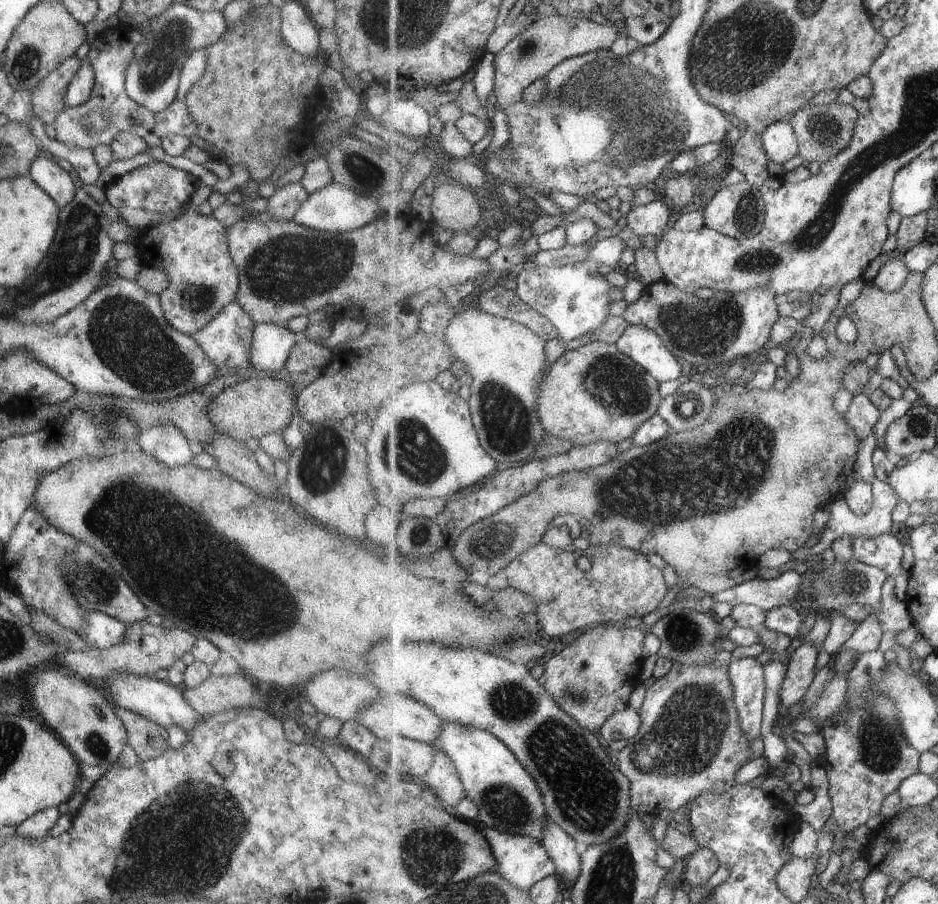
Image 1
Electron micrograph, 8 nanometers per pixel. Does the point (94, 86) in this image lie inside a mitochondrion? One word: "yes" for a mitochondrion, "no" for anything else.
no

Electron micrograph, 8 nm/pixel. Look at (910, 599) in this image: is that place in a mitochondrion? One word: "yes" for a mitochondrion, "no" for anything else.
no

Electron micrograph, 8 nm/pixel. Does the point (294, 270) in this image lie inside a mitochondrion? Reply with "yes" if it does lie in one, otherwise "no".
yes

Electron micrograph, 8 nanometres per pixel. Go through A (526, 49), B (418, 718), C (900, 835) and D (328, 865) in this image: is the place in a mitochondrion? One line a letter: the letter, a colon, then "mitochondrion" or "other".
A: mitochondrion
B: other
C: other
D: other

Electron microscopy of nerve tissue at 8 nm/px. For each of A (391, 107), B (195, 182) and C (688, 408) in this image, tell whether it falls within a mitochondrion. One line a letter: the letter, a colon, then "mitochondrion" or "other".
A: other
B: other
C: mitochondrion

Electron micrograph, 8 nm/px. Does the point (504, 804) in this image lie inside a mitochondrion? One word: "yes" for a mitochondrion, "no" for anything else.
yes

